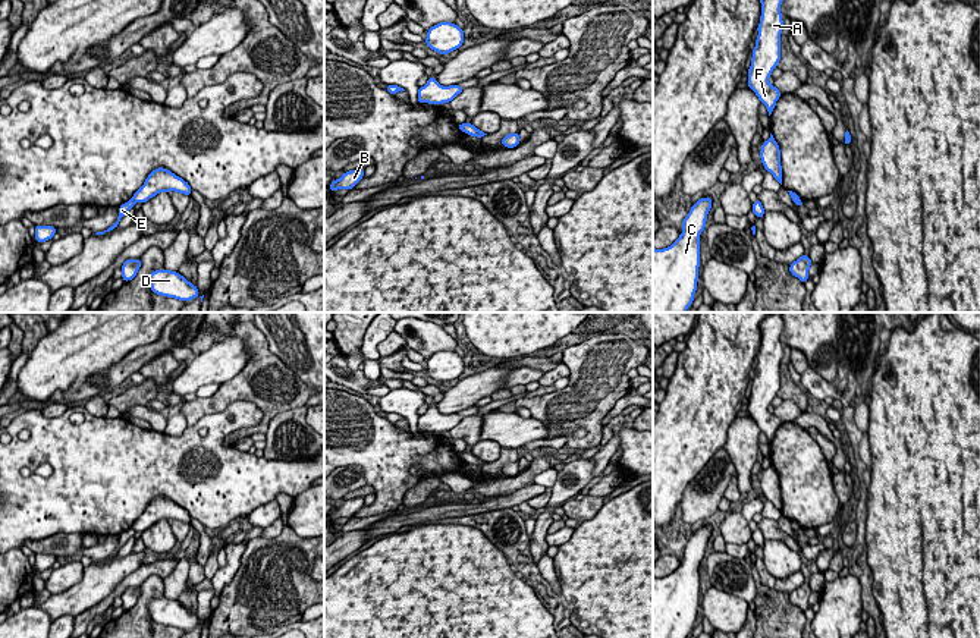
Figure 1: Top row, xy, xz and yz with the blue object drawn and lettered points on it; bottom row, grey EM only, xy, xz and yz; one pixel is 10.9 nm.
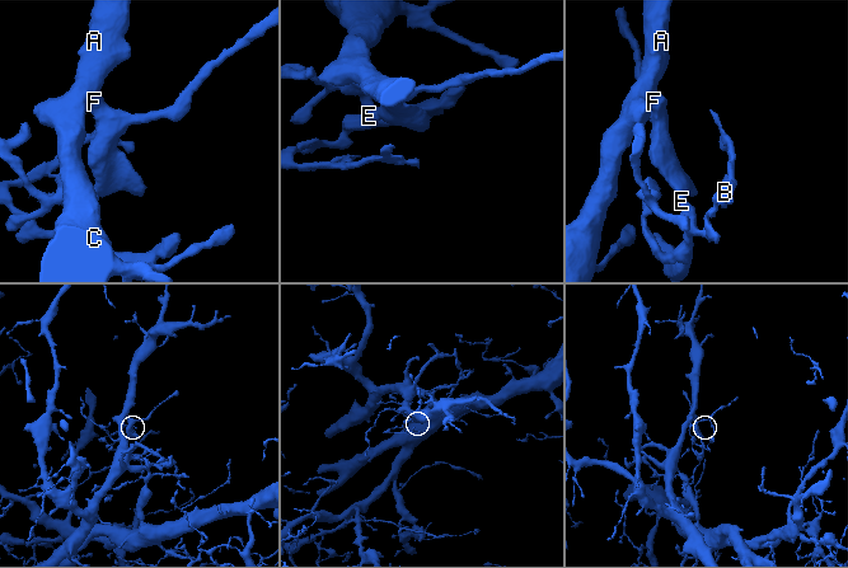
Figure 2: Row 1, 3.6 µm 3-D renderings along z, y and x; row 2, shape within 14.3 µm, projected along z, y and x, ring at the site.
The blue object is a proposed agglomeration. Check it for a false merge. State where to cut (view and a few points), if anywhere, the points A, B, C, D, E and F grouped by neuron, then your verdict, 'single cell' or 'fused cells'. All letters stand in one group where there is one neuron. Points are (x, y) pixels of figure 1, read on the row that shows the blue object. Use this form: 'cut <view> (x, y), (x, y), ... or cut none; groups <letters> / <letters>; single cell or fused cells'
cut xy (132, 198), (135, 201); groups A C F / B D E; fused cells

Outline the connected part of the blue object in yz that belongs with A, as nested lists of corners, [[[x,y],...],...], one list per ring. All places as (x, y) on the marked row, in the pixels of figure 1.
[[[760,0],[761,16],[757,26],[758,35],[747,81],[748,88],[751,88],[761,104],[766,106],[769,116],[782,95],[775,85],[769,84],[769,78],[780,60],[780,32],[783,28],[780,13],[782,1],[783,0]]]

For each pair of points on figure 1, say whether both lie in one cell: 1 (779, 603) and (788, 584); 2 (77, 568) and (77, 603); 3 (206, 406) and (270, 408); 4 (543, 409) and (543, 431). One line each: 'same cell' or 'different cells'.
1: different cells
2: different cells
3: same cell
4: different cells

